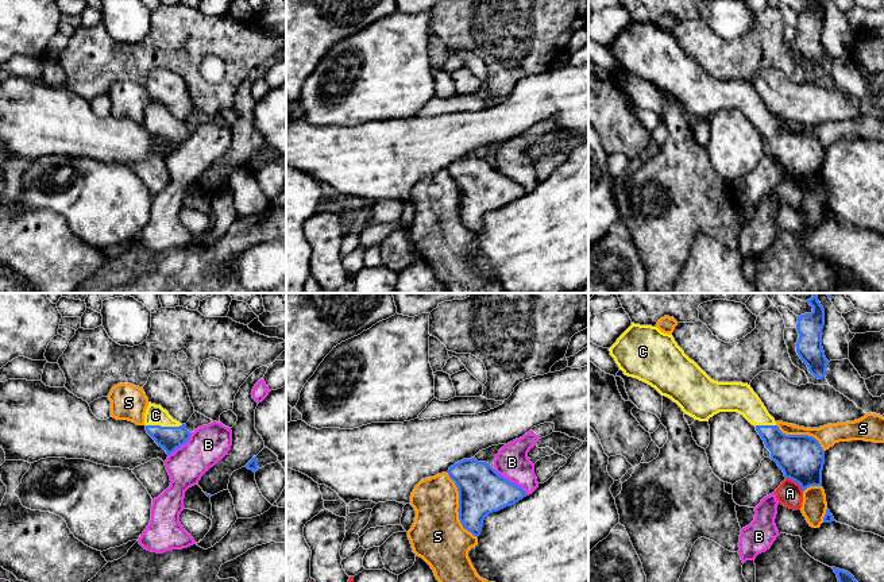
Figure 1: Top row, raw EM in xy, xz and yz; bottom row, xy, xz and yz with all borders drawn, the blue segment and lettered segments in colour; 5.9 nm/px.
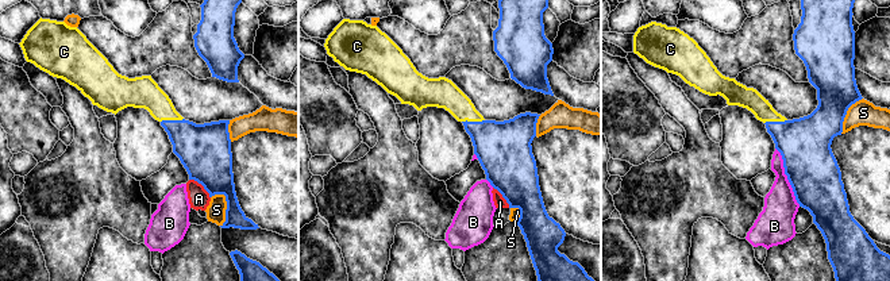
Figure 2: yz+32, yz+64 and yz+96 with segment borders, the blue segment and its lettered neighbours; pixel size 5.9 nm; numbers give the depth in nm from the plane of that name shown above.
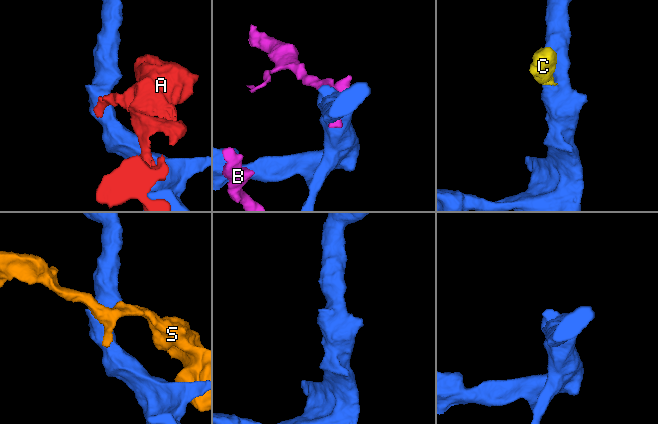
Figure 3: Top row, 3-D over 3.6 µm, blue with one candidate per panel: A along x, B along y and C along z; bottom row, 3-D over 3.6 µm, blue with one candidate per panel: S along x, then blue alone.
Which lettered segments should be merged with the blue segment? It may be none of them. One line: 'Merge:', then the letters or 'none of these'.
Merge: C

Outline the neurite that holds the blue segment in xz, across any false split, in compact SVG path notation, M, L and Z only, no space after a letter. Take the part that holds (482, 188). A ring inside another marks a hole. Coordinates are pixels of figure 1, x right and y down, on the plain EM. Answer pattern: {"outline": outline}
{"outline": "M475 155L455 161L447 170L459 189L459 217L476 235L487 212L512 204L528 193L521 184Z"}

